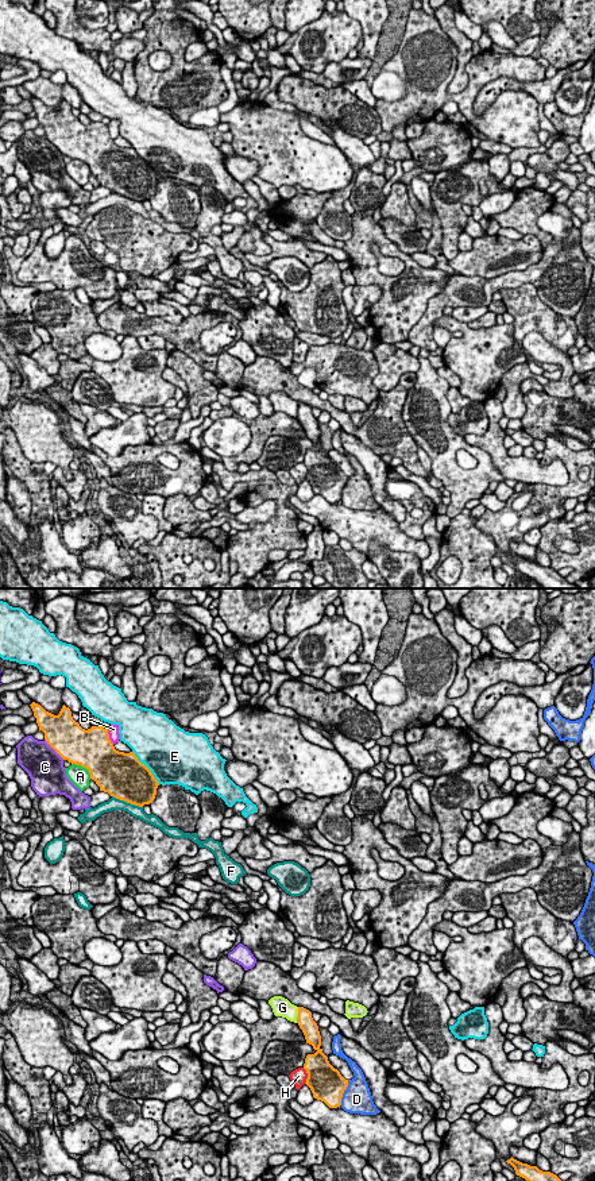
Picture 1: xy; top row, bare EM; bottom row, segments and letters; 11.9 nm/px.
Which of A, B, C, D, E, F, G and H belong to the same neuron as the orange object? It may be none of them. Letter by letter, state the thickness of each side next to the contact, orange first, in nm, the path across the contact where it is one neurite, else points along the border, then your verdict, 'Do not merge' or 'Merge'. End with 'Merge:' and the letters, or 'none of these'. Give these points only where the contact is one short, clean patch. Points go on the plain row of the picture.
A: Thickness 480 nm (orange) against 240 nm. Do not merge
B: Thickness 480 nm (orange) against 130 nm. Do not merge
C: Thickness 440 nm (orange) against 440 nm. Do not merge
D: Thickness 400 nm (orange) against 360 nm. Do not merge
E: Thickness 500 nm (orange) against 500 nm. Do not merge
F: Thickness 500 nm (orange) against 140 nm. Boundary: xy (112, 190), (142, 203). Do not merge
G: Thickness 200 nm (orange) against 220 nm. Do not merge
H: Thickness 400 nm (orange) against 190 nm. Do not merge
Merge: none of these

